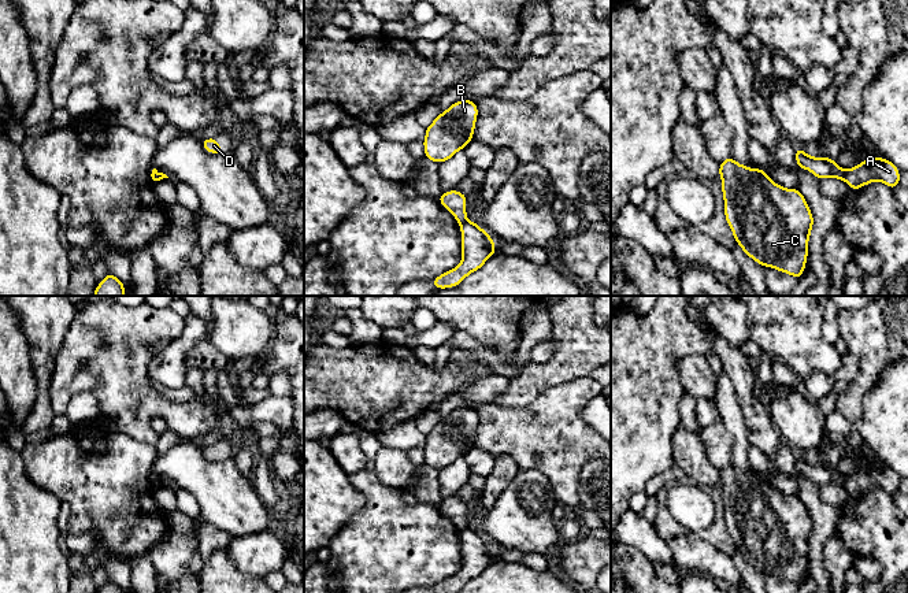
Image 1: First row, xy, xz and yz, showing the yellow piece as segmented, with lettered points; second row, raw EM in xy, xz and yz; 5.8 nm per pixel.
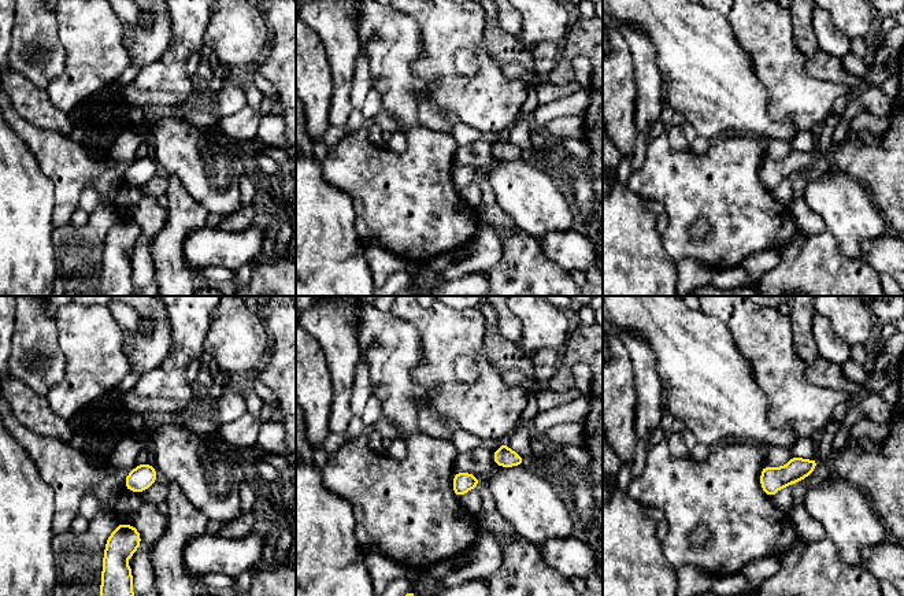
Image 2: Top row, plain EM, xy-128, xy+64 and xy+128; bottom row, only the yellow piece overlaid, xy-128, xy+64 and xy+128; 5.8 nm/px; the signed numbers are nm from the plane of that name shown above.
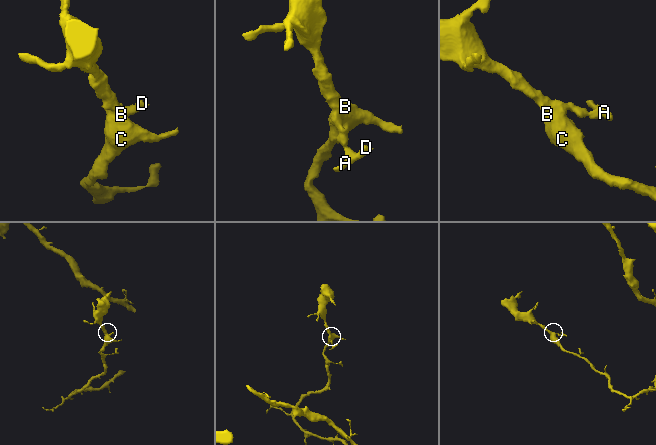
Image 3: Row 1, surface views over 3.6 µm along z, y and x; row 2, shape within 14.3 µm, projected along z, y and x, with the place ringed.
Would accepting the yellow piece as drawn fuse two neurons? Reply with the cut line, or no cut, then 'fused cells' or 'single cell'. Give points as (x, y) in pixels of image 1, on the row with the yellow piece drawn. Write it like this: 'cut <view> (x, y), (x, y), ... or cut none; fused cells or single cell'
cut yz (845, 171), (841, 178); fused cells

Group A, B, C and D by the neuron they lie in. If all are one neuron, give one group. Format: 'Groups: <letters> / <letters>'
Groups: A D / B C

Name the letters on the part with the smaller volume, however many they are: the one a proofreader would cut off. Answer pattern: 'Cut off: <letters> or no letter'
Cut off: A, D

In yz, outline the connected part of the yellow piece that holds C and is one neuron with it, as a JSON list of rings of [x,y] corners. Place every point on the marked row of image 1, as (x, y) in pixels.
[[[731,155],[719,164],[724,216],[737,244],[742,251],[763,267],[772,267],[798,279],[807,264],[808,241],[814,226],[814,216],[798,189],[786,189],[771,181],[761,168],[749,168],[738,164]]]

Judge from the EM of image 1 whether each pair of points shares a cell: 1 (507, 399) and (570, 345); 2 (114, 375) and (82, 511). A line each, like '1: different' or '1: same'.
1: same
2: same

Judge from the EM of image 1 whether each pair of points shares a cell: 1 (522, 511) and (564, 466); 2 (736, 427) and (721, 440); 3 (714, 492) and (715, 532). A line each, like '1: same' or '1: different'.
1: different
2: different
3: same

